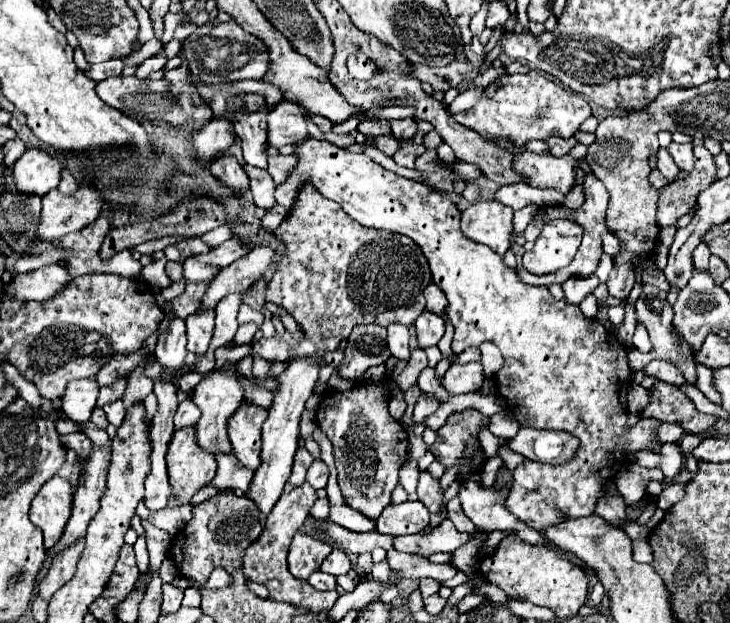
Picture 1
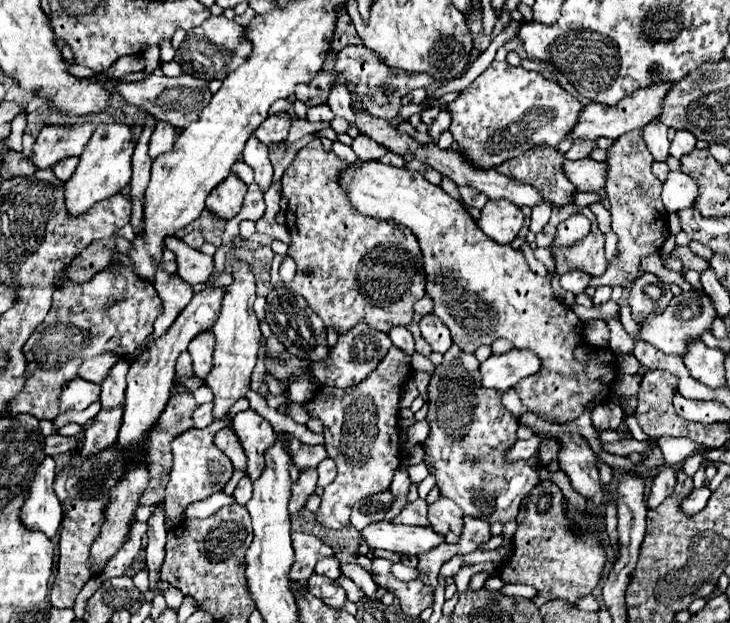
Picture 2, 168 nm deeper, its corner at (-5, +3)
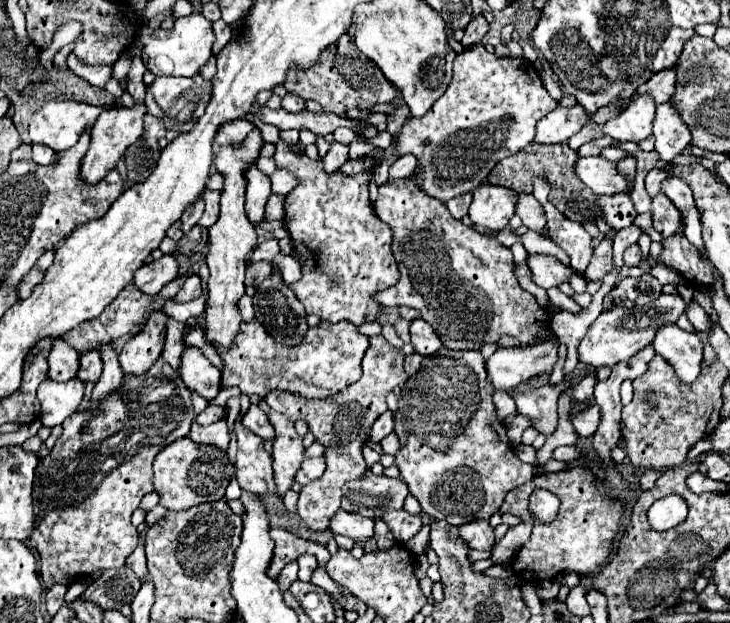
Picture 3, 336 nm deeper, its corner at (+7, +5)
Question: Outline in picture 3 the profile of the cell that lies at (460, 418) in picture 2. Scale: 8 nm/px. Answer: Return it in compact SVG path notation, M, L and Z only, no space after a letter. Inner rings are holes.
M448 351L446 355L428 355L422 359L422 369L404 385L398 411L394 413L394 431L400 437L396 465L400 469L400 479L420 501L422 511L426 511L432 519L446 519L452 525L488 519L500 511L500 505L510 489L534 477L536 467L520 461L510 447L506 427L496 417L492 393L494 387L486 379L484 357L478 351Z

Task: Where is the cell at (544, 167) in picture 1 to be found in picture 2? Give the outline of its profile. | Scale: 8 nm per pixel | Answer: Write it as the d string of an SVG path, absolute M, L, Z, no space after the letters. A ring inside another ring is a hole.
M580 159L580 161L566 161L564 173L566 177L580 189L580 191L600 191L604 189L606 177L606 163L598 163L594 159Z

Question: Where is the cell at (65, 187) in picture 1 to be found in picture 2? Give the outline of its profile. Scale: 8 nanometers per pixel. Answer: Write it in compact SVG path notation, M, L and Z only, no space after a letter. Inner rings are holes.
M66 157L62 163L58 161L52 169L62 181L68 181L68 177L72 177L72 173L76 171L76 165L78 165L78 157Z

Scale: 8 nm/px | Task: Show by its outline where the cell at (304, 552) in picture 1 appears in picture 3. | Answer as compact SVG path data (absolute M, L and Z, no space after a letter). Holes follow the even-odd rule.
M272 529L270 531L276 547L274 547L274 557L272 557L272 567L268 569L268 575L272 575L272 579L276 579L280 575L280 571L296 561L300 555L304 553L310 553L318 559L320 565L326 565L330 561L330 553L326 551L324 545L320 543L314 543L314 541L306 541L306 539L300 539L296 537L294 533L286 531L286 529Z

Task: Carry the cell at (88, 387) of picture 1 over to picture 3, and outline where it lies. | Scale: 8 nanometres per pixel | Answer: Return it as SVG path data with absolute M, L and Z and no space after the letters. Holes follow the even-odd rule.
M76 377L66 383L44 381L38 387L38 399L42 403L40 421L48 427L64 423L70 415L74 415L84 397L84 383Z

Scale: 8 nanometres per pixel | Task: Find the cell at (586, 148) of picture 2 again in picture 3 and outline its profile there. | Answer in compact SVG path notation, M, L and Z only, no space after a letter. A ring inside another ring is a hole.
M604 135L604 137L600 137L600 139L592 139L592 141L584 143L576 153L578 153L578 157L600 155L600 151L602 151L604 147L608 147L608 145L614 145L614 139L612 139L612 137L608 137L608 135Z

